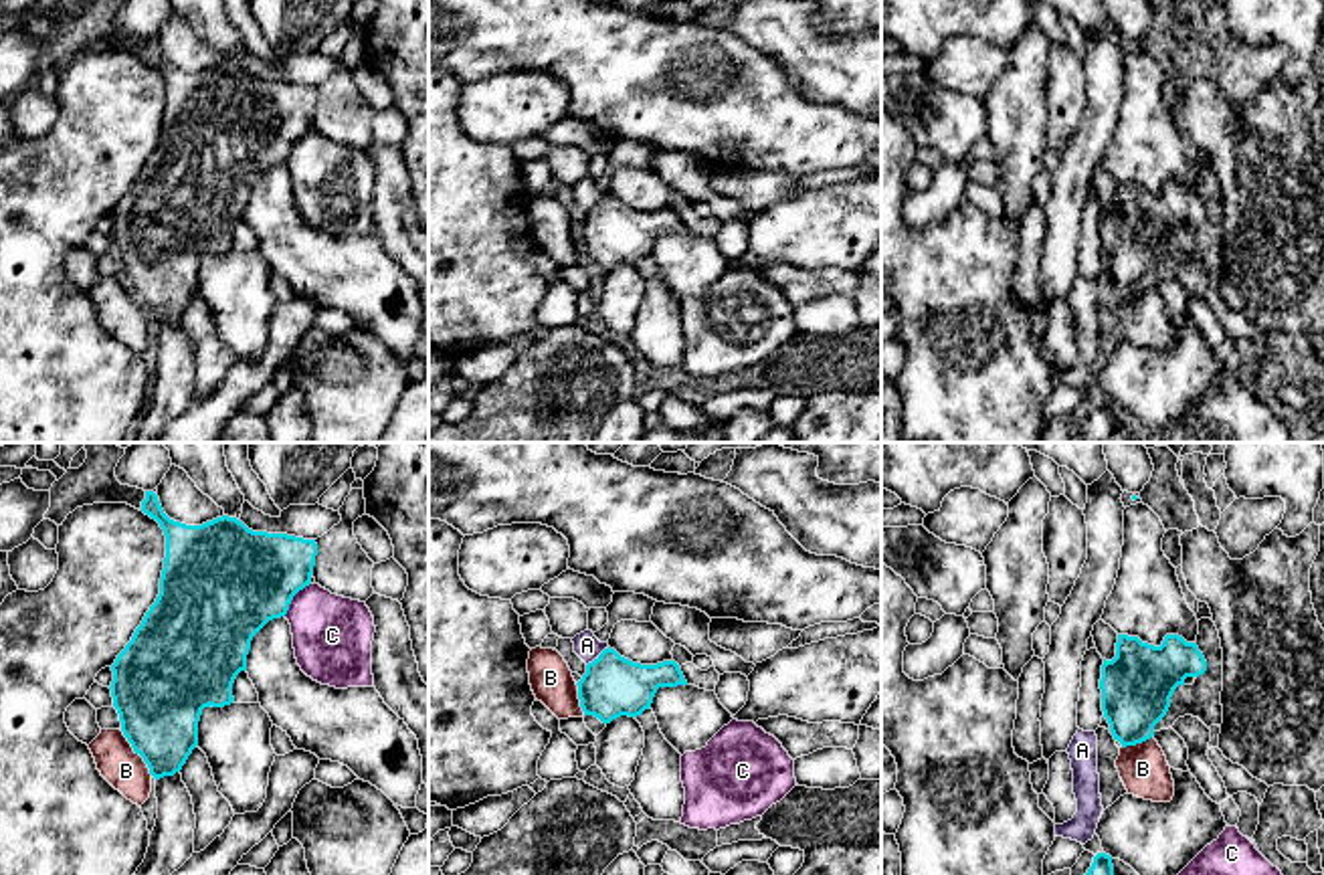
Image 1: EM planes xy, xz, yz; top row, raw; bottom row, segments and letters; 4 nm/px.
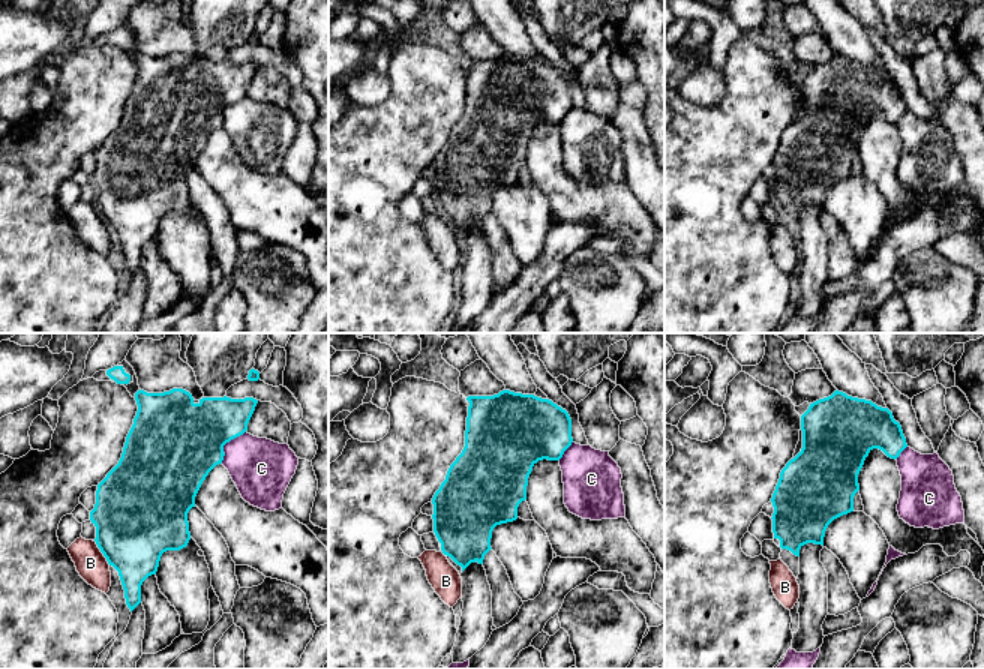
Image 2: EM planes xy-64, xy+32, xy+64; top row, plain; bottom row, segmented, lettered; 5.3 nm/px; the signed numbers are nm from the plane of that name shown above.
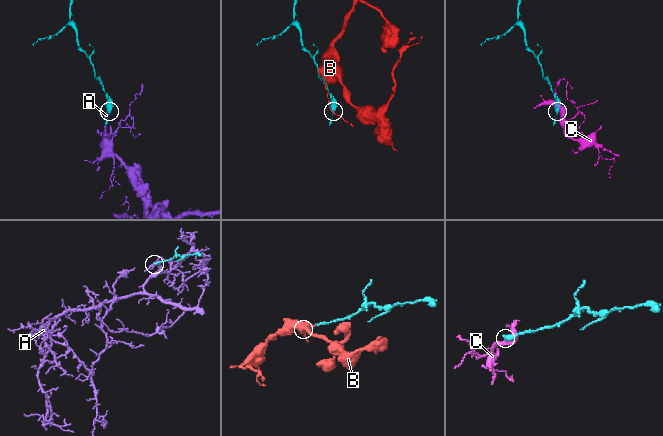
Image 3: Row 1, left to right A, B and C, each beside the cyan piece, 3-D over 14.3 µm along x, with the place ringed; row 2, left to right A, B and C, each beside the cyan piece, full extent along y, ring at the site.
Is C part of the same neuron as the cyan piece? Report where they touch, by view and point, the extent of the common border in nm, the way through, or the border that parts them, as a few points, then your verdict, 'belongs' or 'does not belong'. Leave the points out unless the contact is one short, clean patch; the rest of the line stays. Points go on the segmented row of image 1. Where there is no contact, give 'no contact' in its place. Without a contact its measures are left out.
xy (292, 599) | 170 nm | does not belong

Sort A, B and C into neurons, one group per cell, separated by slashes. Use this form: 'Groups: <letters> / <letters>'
Groups: A / B / C

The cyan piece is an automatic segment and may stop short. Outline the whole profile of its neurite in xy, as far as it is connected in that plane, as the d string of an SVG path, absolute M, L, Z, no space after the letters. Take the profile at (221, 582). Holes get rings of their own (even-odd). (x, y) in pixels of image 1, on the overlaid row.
M146 491L141 511L156 519L166 536L166 558L160 594L135 628L131 641L111 665L111 697L119 713L121 732L133 752L144 758L150 774L160 780L182 770L198 746L198 721L204 707L224 707L234 701L232 683L247 671L253 637L273 618L287 614L293 596L309 586L317 544L287 533L253 531L237 517L216 517L202 525L170 519L154 491Z

